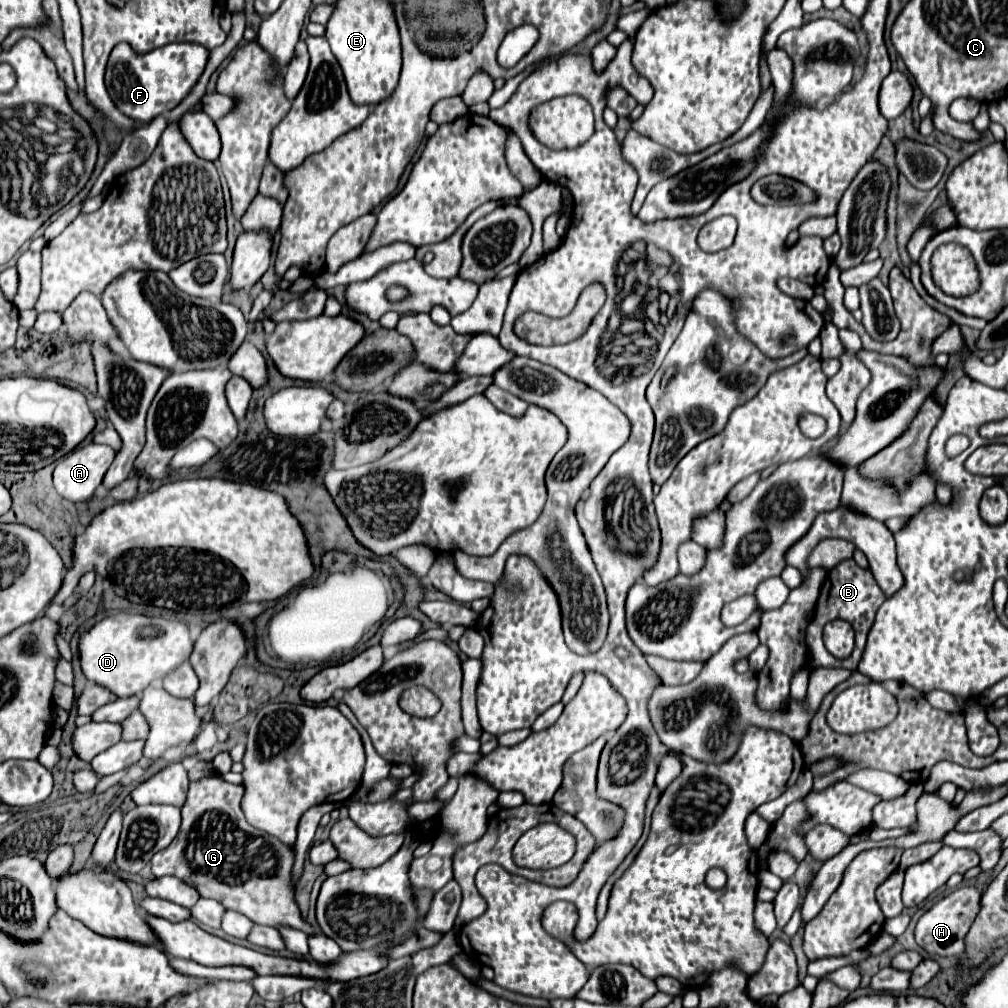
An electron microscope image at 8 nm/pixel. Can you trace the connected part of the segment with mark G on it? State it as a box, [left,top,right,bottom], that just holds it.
[151,778,315,934]

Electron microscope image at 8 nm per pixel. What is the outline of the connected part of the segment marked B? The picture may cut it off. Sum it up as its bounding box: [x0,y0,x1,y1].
[805,560,885,670]

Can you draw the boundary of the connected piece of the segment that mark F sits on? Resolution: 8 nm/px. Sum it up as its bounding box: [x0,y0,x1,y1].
[105,42,209,122]

